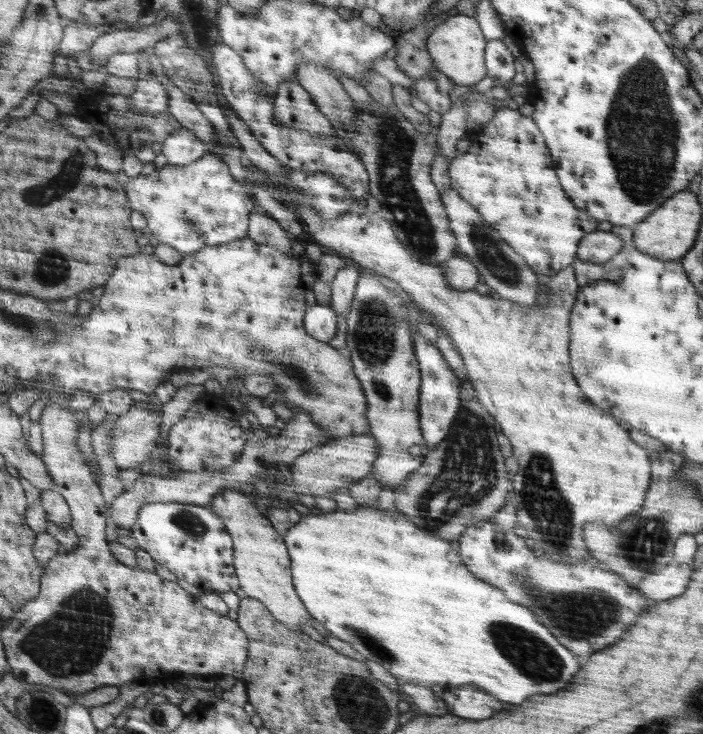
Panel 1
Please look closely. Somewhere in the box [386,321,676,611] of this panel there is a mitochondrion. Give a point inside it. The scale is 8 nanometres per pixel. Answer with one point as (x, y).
(466, 474)

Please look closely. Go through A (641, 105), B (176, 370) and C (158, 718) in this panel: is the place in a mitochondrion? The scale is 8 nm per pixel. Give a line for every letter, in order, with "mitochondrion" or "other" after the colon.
A: mitochondrion
B: other
C: mitochondrion

